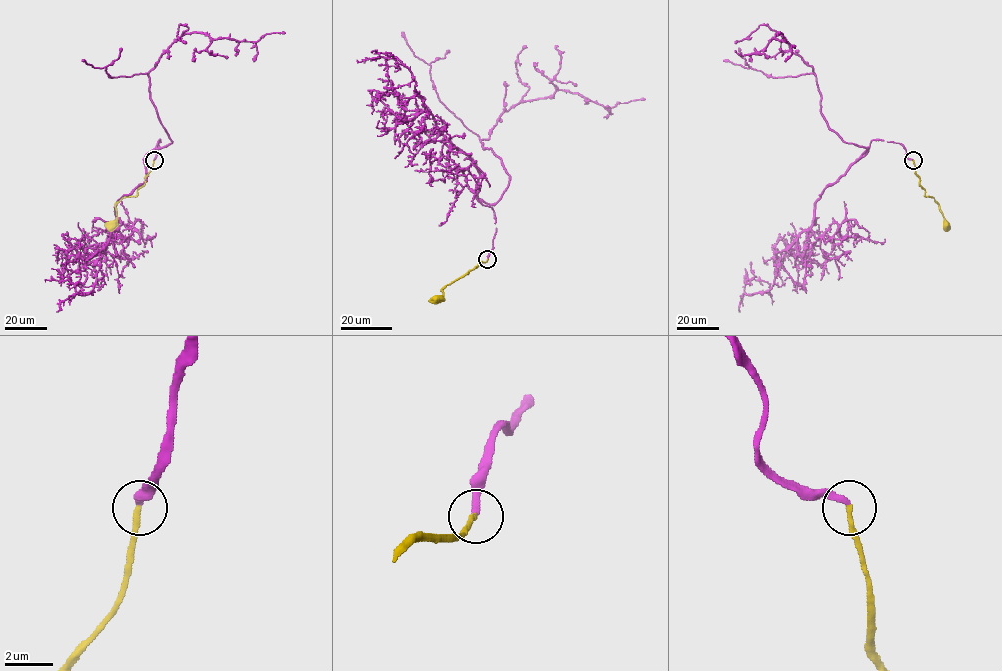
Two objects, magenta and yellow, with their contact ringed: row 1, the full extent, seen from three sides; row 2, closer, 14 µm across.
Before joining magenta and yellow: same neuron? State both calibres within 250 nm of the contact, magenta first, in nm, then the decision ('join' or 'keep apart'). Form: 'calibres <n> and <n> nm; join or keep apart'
calibres 280 and 240 nm; join

